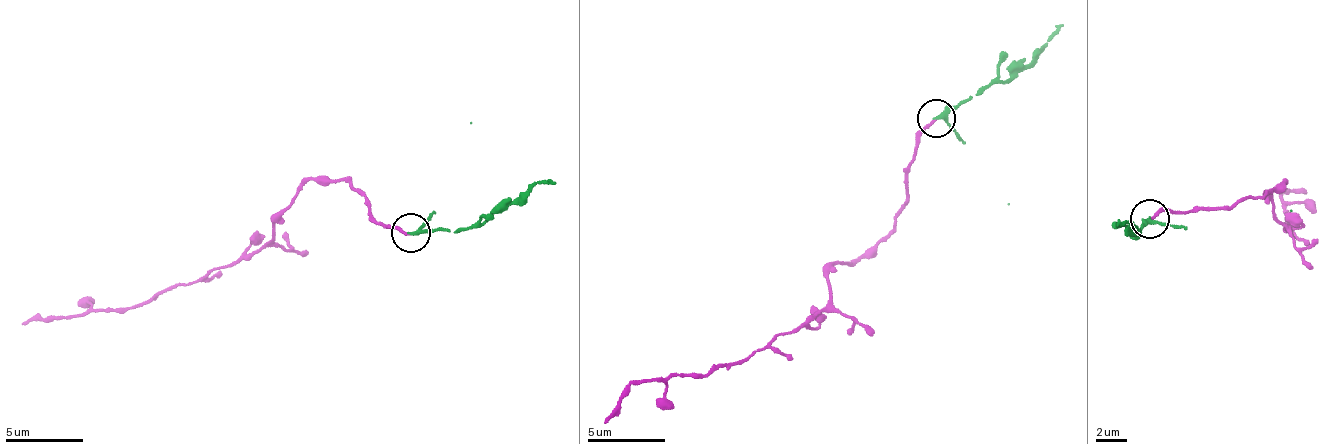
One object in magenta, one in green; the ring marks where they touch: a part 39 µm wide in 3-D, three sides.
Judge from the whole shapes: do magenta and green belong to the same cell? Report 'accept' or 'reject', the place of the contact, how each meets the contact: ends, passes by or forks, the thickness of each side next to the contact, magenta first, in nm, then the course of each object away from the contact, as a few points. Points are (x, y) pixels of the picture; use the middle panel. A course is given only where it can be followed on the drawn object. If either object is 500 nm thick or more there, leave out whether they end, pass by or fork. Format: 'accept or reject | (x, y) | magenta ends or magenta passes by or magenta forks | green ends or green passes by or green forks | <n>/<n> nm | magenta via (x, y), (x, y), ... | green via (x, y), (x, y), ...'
accept | (936, 118) | magenta ends | green passes by | 160/200 nm | magenta via (937, 118), (896, 225), (833, 266), (830, 295), (796, 327), (747, 360), (632, 382), (605, 422) | green via (937, 118), (963, 105), (974, 94), (1030, 67), (1064, 26)

